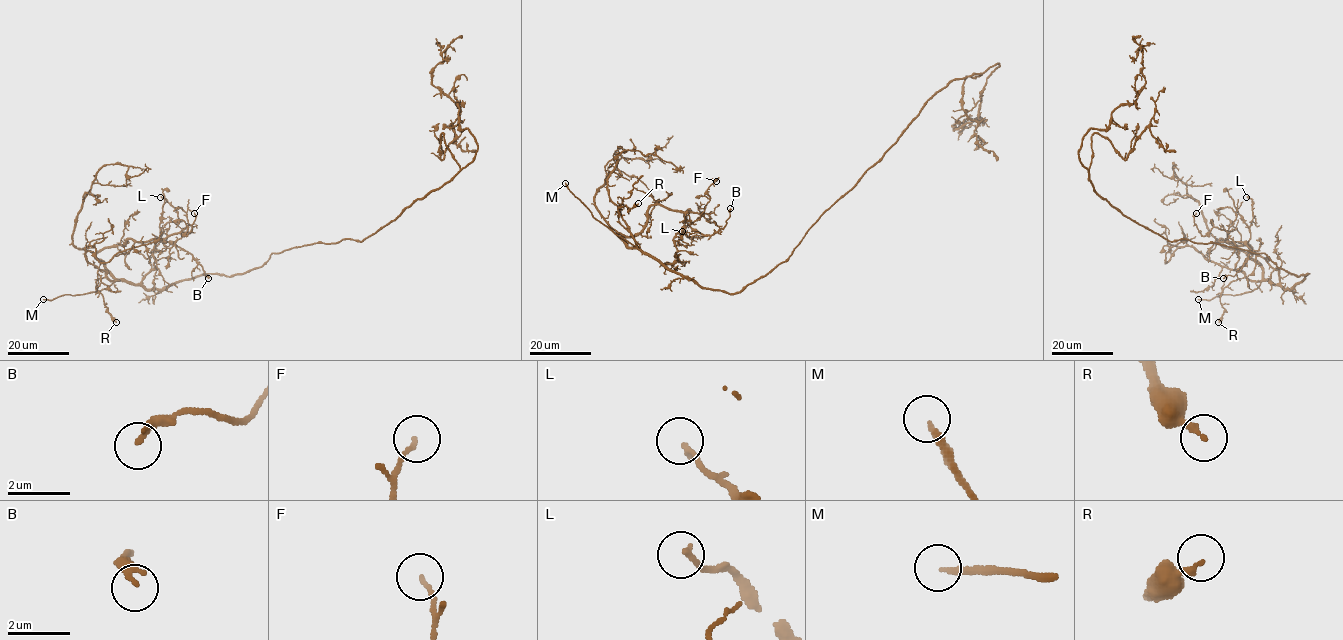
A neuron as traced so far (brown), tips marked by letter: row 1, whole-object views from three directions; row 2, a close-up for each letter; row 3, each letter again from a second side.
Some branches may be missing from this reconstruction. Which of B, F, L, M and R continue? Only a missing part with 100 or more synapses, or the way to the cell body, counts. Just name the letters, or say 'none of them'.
M

